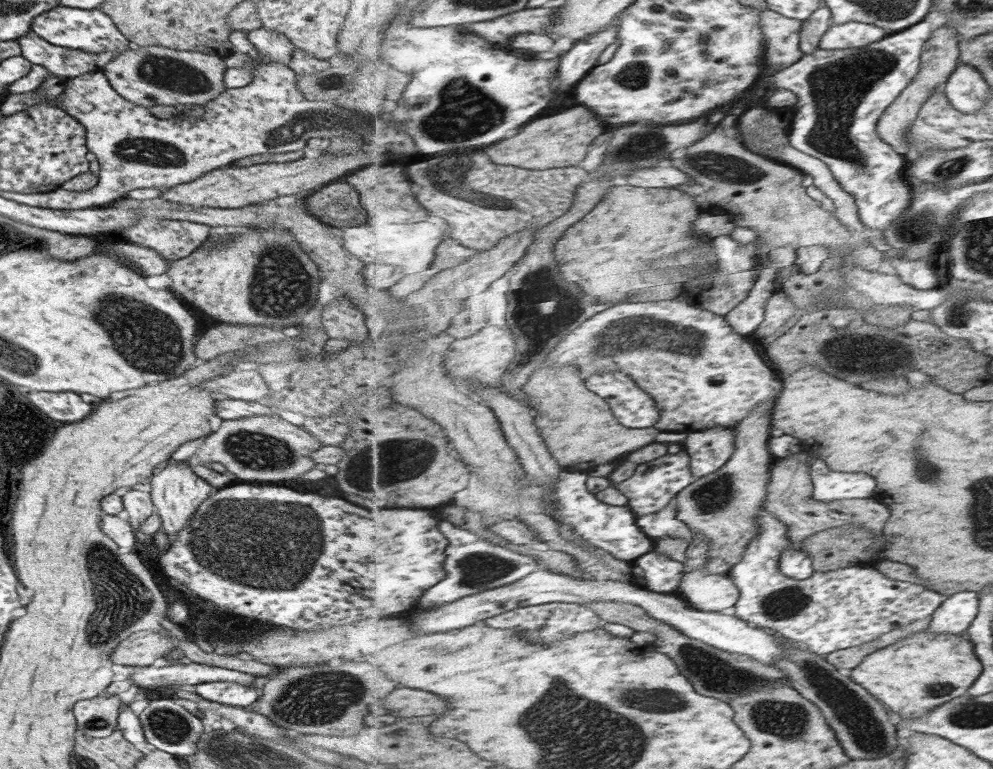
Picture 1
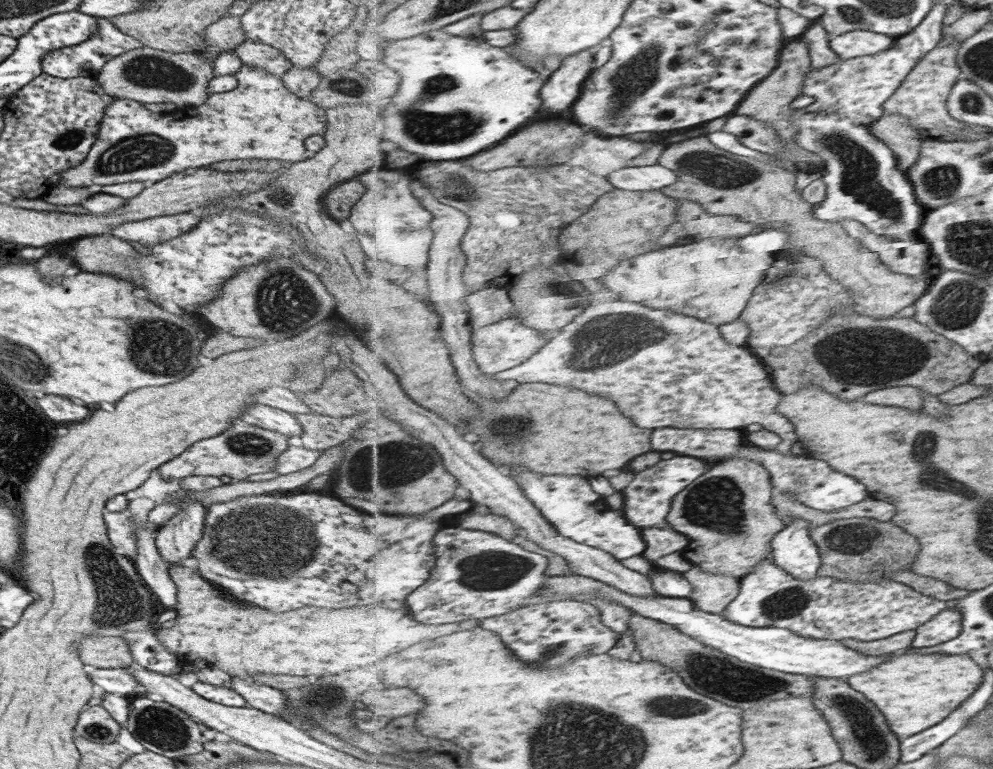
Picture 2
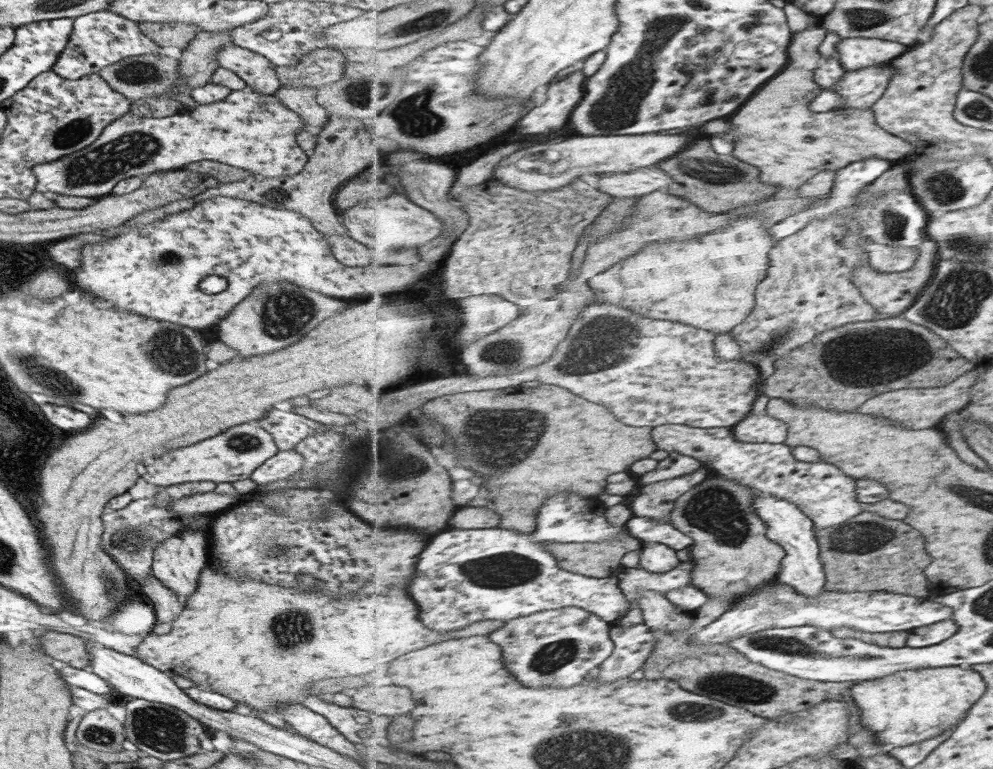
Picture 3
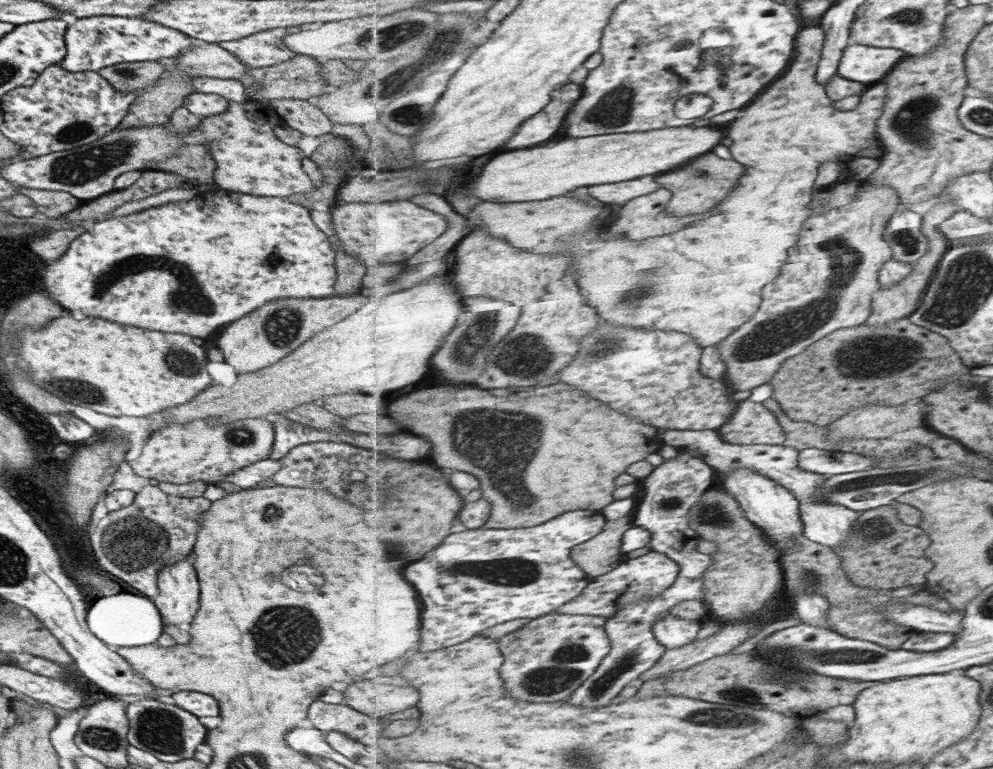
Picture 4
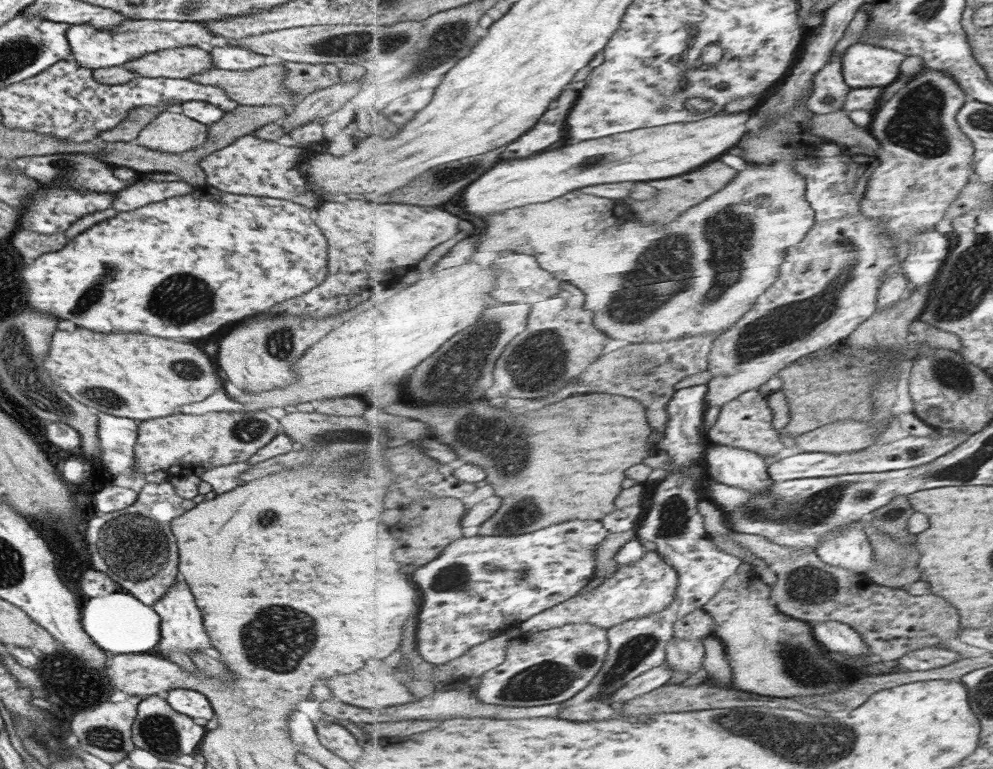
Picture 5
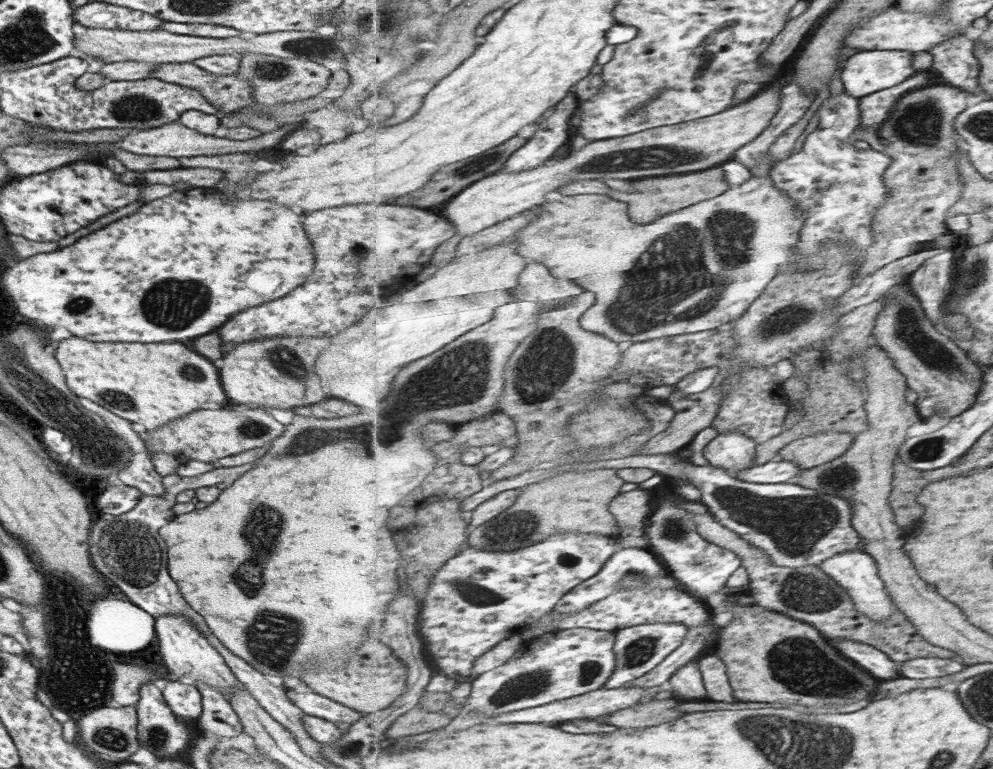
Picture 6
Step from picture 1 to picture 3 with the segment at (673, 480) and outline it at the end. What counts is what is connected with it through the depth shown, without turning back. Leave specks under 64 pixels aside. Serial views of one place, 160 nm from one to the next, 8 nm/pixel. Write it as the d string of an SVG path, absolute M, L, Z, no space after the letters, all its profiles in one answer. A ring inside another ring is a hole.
M671 454L667 460L662 460L661 464L657 466L657 470L649 472L647 476L641 476L639 486L635 487L633 494L639 494L643 486L647 484L655 484L660 480L669 480L670 478L677 478L685 476L691 472L695 472L697 468L701 468L705 463L689 458L689 456L681 456L681 454ZM634 514L626 526L630 535L639 540L641 544L658 542L670 546L673 550L685 550L694 544L694 540L675 528L672 521L658 521Z

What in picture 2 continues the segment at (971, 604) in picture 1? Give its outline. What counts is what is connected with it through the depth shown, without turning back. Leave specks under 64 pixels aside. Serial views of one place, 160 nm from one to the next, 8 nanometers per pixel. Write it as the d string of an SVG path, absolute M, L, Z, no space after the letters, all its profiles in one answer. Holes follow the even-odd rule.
M954 605L949 606L916 629L912 647L927 648L957 638L963 632L963 621L962 610Z

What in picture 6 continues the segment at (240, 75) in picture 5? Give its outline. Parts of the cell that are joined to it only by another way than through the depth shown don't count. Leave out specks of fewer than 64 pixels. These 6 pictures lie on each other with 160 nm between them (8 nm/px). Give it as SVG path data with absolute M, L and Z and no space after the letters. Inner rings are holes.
M163 63L155 68L155 71L147 78L155 78L163 82L178 84L198 90L209 104L212 104L220 113L233 112L247 106L252 97L252 86L247 79L237 78L235 73L229 76L213 76L209 72L203 72L201 68L191 63Z

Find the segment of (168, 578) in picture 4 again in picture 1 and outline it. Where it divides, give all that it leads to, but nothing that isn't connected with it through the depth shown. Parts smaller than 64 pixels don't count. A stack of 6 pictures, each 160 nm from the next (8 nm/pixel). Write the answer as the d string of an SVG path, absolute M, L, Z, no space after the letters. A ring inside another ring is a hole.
M167 458L165 462L154 468L150 479L150 499L159 518L159 529L169 540L172 541L175 533L186 527L199 503L210 495L210 490L212 486L190 469L190 462L169 461Z

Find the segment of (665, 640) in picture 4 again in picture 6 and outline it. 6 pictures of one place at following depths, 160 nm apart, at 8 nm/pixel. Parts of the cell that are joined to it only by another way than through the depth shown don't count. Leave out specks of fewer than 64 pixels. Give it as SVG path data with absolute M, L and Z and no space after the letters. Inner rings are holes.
M700 655L692 658L673 673L668 686L673 689L674 698L681 699L682 702L709 700L700 659Z

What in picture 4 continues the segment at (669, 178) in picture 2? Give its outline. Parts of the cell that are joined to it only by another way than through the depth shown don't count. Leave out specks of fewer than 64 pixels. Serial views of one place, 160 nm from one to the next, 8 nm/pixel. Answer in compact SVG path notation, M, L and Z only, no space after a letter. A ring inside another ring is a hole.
M647 176L647 178L639 178L633 182L625 182L625 184L598 184L588 187L588 190L591 195L605 204L622 206L633 198L651 194L659 188L661 184L655 180L655 176Z

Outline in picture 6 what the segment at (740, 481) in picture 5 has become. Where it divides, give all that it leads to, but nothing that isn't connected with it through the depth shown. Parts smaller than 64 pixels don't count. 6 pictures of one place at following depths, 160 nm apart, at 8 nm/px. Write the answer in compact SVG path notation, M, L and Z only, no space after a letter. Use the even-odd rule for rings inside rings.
M739 432L718 435L703 449L704 458L713 466L735 474L754 466L757 441Z

